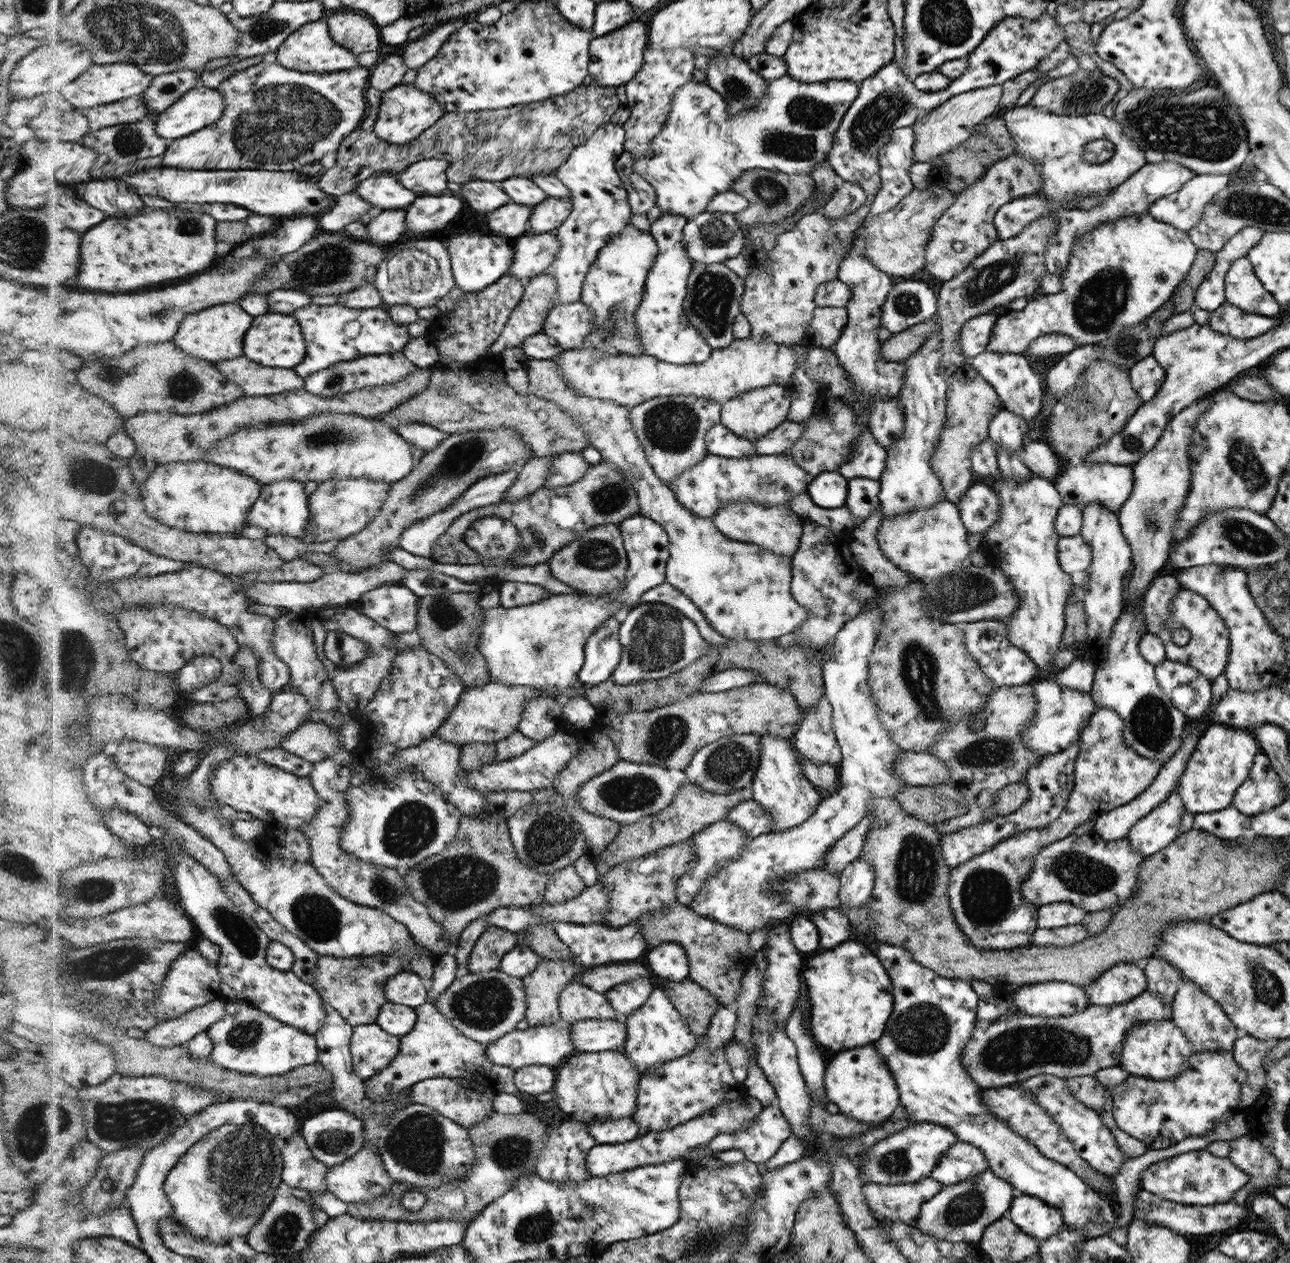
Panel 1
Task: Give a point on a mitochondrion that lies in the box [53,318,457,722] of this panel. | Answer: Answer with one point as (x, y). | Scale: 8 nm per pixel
(78, 655)

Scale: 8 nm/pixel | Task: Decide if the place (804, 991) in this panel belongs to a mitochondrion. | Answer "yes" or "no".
no

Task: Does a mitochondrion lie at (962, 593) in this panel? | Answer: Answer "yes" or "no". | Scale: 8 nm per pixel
yes

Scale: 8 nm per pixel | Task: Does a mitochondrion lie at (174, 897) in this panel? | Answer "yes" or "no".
no

